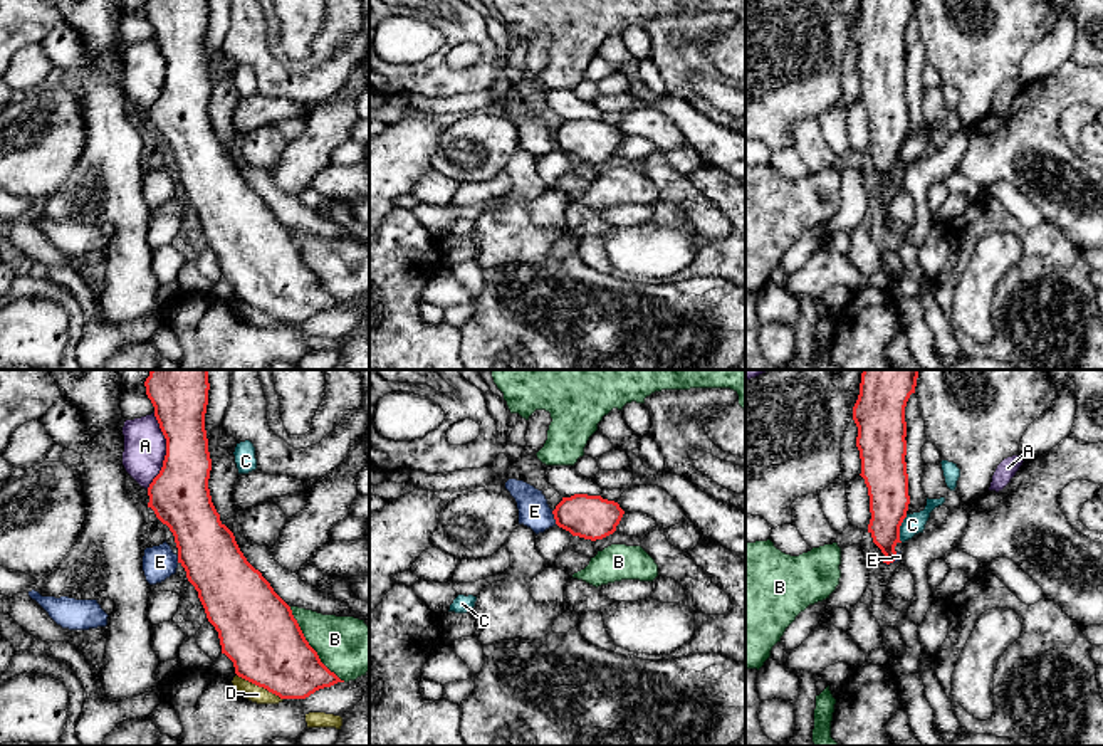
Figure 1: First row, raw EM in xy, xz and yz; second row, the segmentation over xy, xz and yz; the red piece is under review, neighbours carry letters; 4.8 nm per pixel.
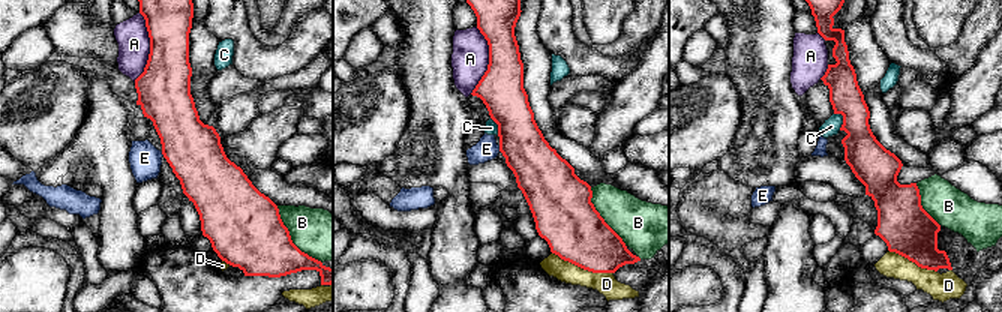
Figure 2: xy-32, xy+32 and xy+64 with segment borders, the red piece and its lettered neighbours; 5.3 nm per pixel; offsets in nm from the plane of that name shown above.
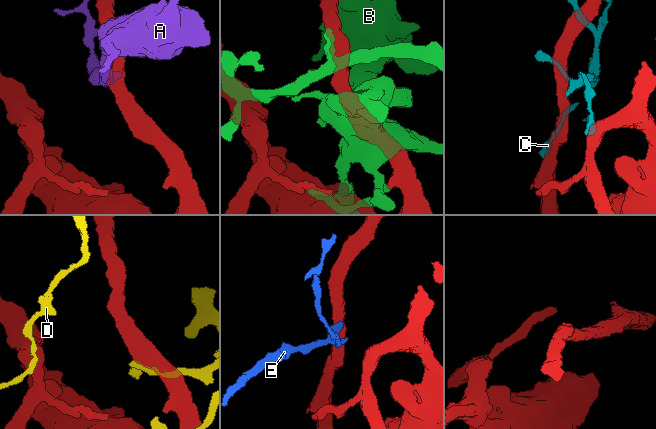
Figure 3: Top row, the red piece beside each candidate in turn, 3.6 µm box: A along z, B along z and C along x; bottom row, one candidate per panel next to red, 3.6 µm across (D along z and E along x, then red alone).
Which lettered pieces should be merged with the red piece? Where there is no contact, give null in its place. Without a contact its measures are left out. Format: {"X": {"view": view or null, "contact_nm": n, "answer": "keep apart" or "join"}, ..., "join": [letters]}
{"A": {"view": "xy", "contact_nm": 380, "answer": "keep apart"}, "B": {"view": "xy", "contact_nm": 440, "answer": "keep apart"}, "C": {"view": "yz", "contact_nm": 140, "answer": "keep apart"}, "D": {"view": "xy", "contact_nm": 260, "answer": "keep apart"}, "E": {"view": "xz", "contact_nm": 70, "answer": "keep apart"}, "join": []}

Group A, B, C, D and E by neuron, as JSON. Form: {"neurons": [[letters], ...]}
{"neurons": [["A"], ["B"], ["C", "E"], ["D"]]}

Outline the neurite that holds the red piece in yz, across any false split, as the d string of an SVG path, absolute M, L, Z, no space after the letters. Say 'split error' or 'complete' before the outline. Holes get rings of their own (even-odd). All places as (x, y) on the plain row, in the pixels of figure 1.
complete; M861 0L853 30L858 50L856 71L861 101L868 111L871 143L868 156L885 178L886 188L897 181L900 150L907 141L907 45L905 30L915 17L918 0Z

